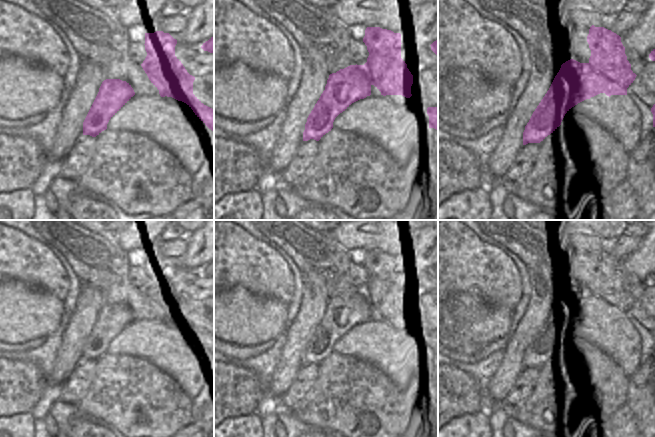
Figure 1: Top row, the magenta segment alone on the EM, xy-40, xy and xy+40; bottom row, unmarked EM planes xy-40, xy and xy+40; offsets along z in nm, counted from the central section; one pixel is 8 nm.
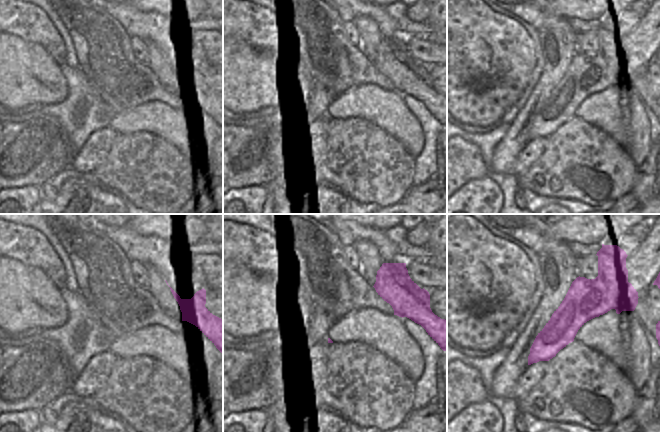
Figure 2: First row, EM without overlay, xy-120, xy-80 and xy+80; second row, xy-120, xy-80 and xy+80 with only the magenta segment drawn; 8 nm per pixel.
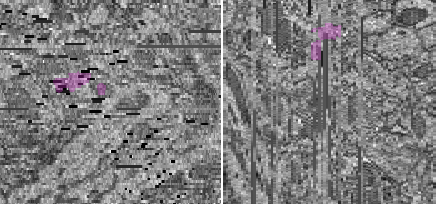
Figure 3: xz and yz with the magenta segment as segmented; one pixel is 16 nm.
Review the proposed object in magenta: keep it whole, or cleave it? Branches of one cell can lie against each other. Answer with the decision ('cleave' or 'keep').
cleave

